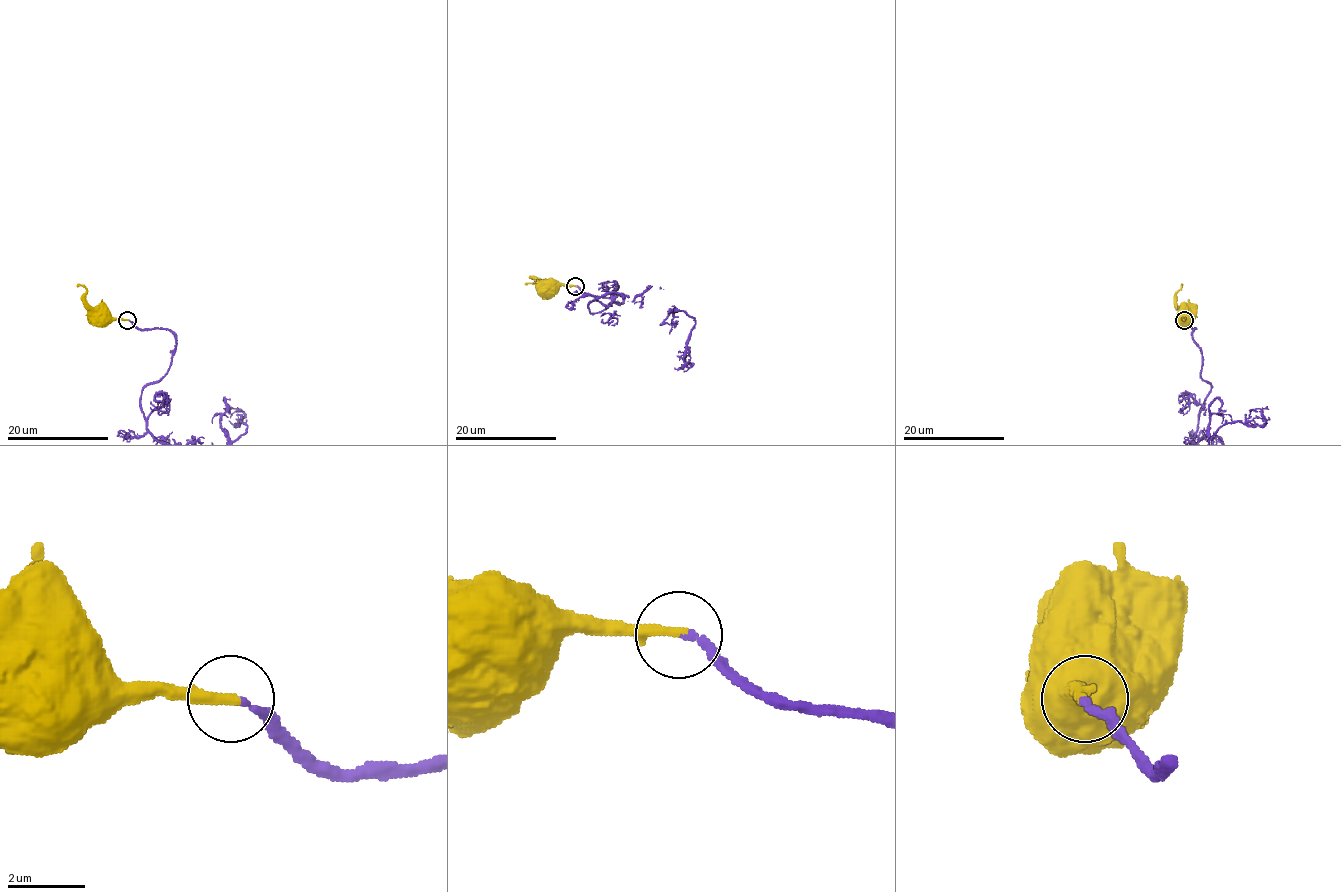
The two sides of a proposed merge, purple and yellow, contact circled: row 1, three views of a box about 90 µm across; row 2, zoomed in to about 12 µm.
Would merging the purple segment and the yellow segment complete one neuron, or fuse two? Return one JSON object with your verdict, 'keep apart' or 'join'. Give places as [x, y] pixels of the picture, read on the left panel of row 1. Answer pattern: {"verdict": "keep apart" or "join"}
{"verdict": "join"}

